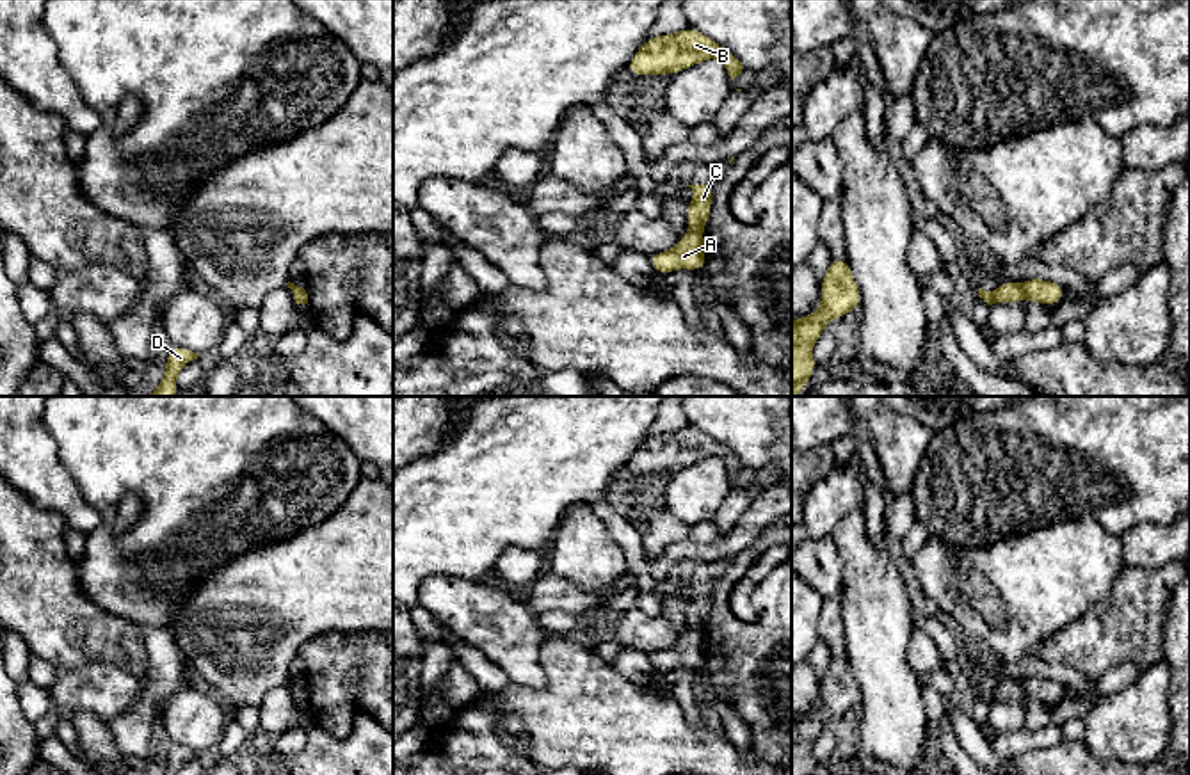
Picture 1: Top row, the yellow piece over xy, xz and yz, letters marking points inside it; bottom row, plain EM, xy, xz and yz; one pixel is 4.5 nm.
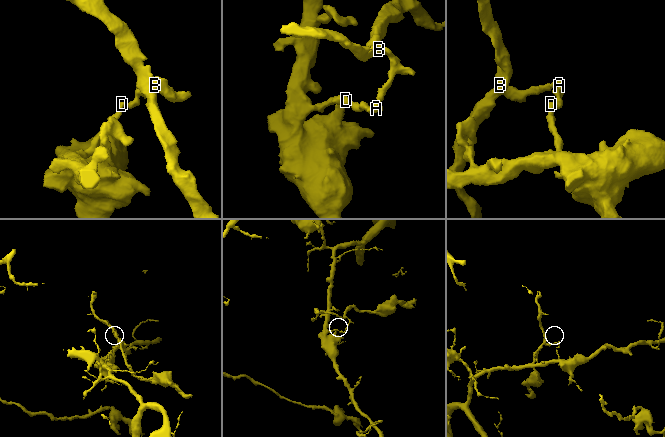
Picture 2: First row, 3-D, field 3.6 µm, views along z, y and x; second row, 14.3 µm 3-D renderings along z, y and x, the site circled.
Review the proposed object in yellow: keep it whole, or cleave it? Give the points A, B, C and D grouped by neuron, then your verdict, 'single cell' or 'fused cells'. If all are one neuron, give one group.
groups A D / B C; fused cells

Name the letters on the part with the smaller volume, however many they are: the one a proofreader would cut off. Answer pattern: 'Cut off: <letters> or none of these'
Cut off: B, C

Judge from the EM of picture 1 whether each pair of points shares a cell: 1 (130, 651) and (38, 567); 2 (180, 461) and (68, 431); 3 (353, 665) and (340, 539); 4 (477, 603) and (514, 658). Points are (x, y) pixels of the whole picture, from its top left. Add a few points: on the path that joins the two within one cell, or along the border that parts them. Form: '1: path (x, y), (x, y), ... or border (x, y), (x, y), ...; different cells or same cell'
1: path (107, 639), (59, 591); same cell
2: path (152, 432), (96, 431); same cell
3: border (374, 628), (349, 633), (324, 631), (308, 642); different cells
4: path (490, 617), (511, 639), (511, 644); same cell

